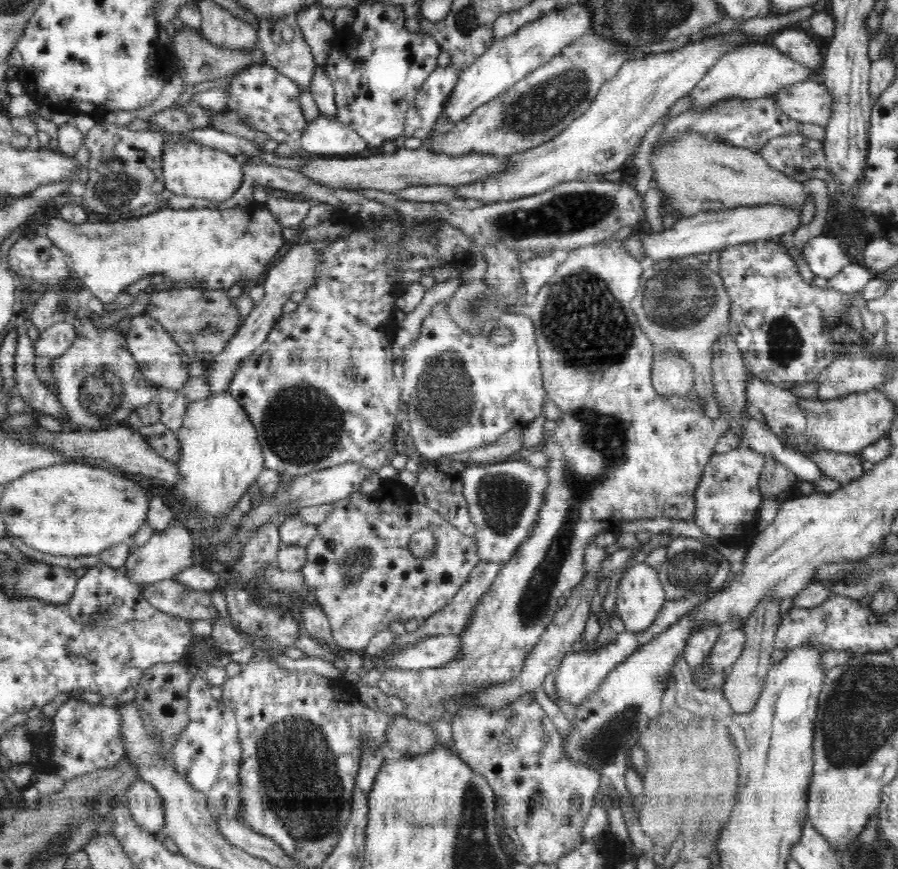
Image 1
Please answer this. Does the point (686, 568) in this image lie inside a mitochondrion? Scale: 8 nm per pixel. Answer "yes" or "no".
yes

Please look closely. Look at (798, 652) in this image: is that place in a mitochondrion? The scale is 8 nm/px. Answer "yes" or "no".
no

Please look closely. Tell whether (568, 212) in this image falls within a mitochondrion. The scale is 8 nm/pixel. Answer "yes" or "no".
yes

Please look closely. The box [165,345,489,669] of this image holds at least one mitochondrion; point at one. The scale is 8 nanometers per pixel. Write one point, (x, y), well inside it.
(303, 427)

